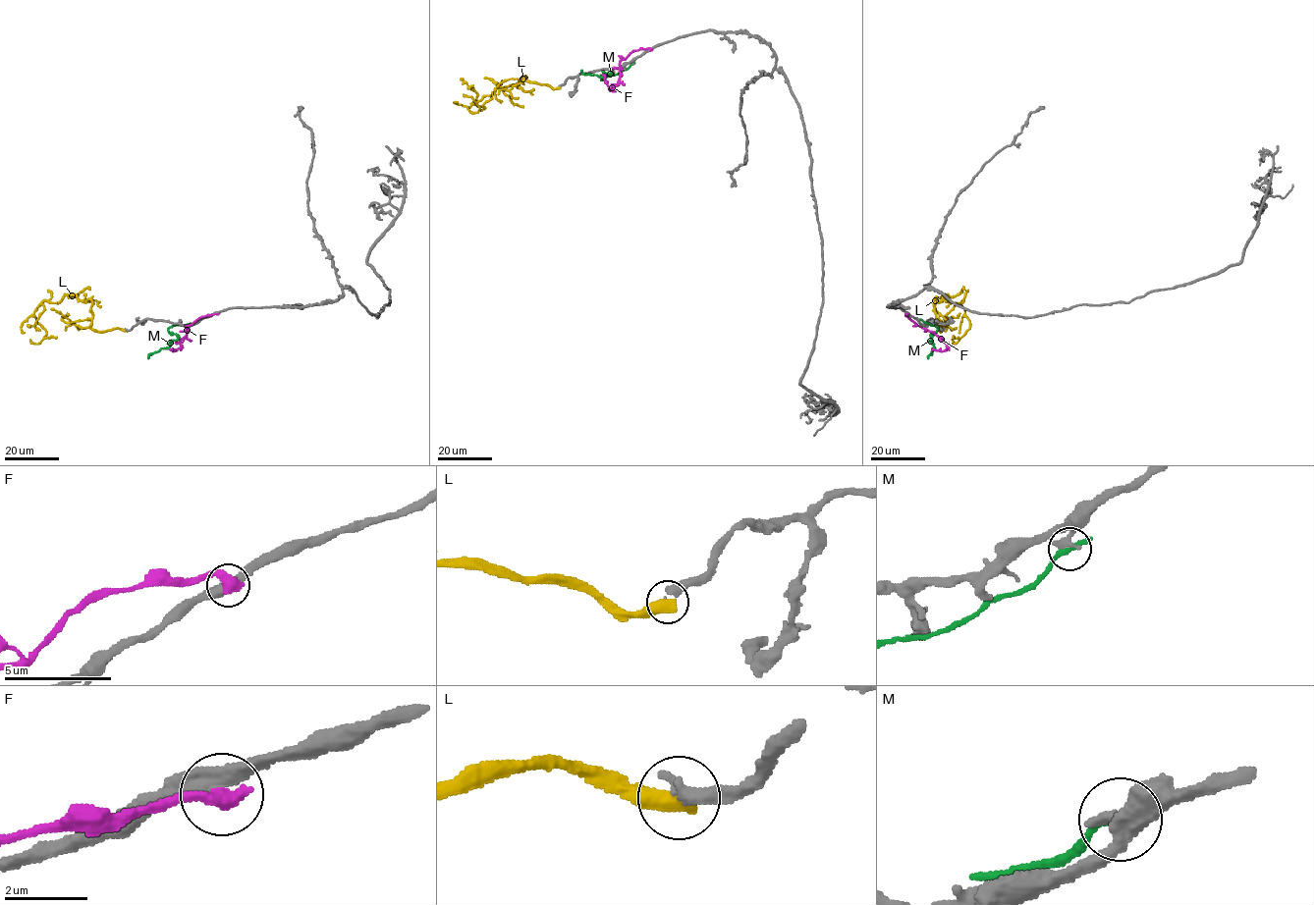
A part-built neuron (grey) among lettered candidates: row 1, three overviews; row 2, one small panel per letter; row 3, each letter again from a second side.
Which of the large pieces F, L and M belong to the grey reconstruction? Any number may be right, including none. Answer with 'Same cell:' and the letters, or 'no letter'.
Same cell: no letter

